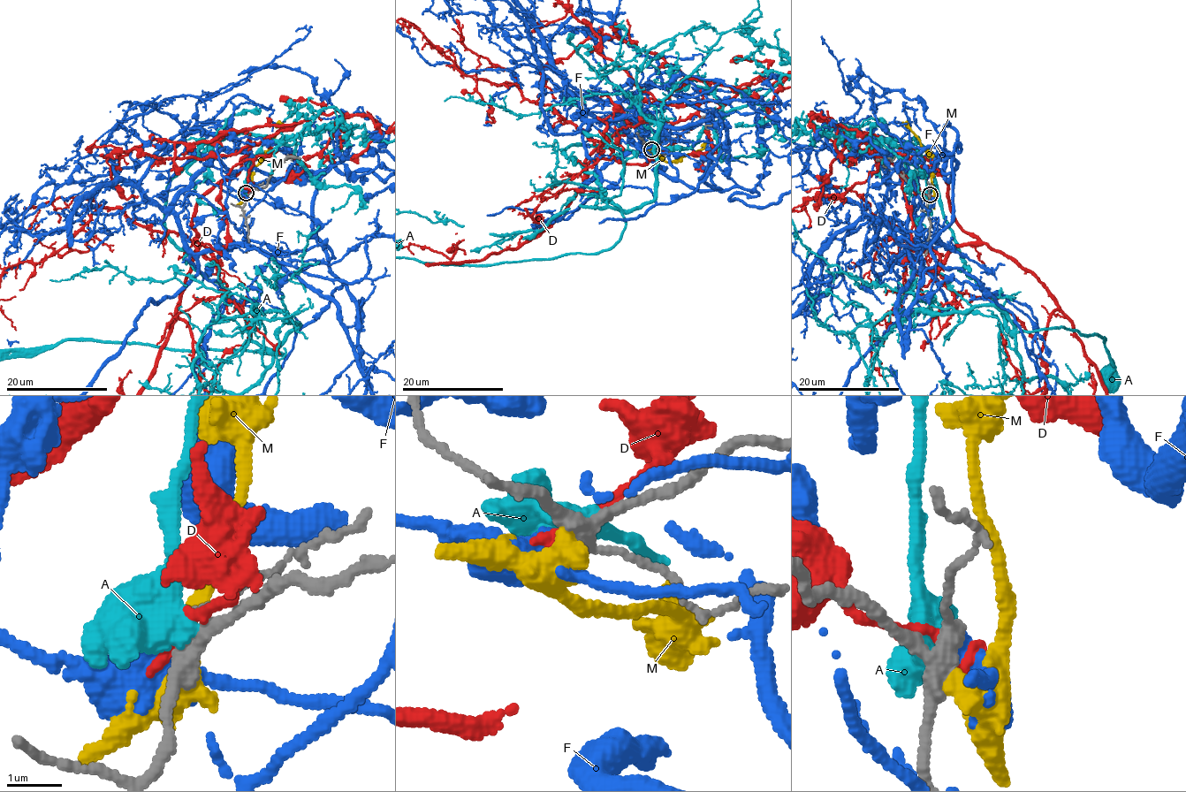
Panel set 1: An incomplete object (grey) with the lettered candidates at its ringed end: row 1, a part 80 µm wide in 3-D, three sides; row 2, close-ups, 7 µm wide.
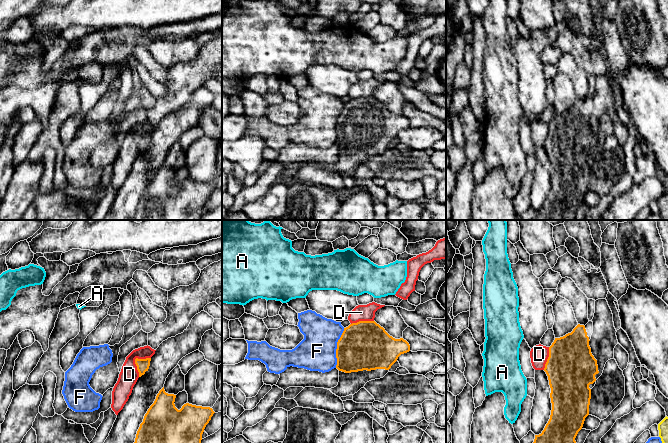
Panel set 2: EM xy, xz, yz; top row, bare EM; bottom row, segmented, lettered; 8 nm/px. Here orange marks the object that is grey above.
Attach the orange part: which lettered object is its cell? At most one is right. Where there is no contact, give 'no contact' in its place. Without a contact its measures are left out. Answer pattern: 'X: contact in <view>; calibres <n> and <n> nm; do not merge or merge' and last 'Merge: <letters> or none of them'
A: no contact; do not merge
D: contact in xy; calibres 100 and 150 nm; do not merge
F: contact in xz; calibres 400 and 300 nm; do not merge
M: no contact; do not merge
Merge: none of them

